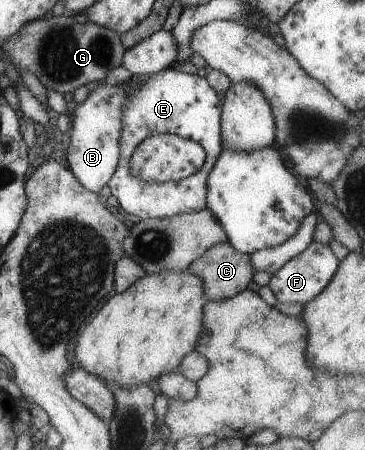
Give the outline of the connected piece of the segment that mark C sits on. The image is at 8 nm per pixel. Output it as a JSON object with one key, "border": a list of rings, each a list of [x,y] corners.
{"border":[[[228,241],[207,249],[186,271],[203,279],[204,295],[214,302],[244,291],[256,273],[250,256],[236,251]]]}

